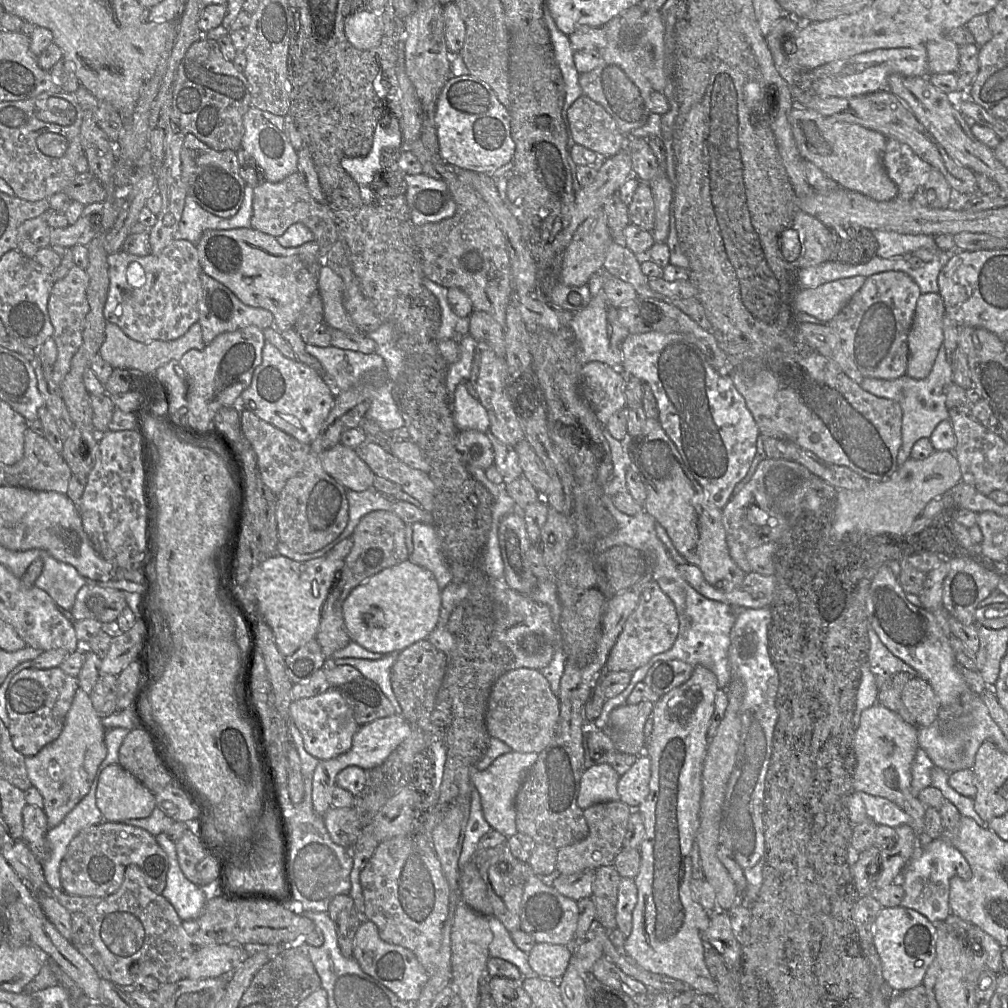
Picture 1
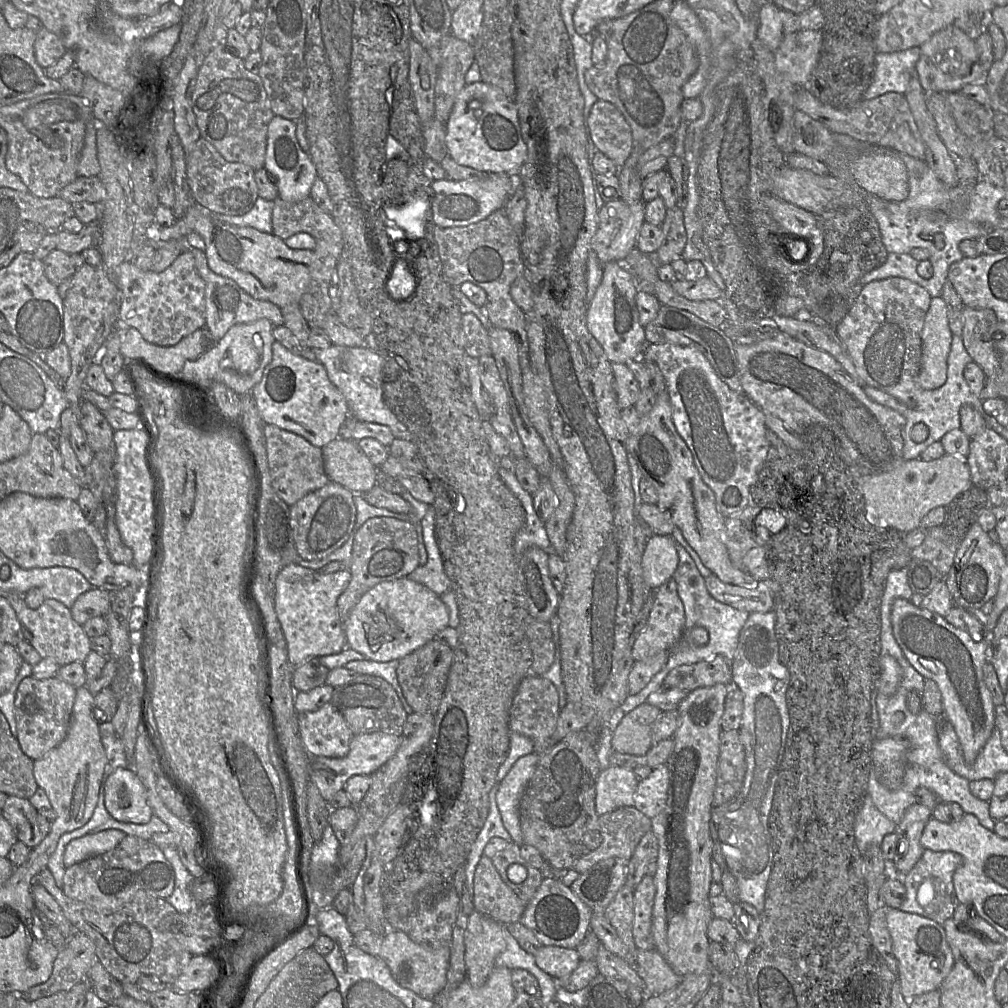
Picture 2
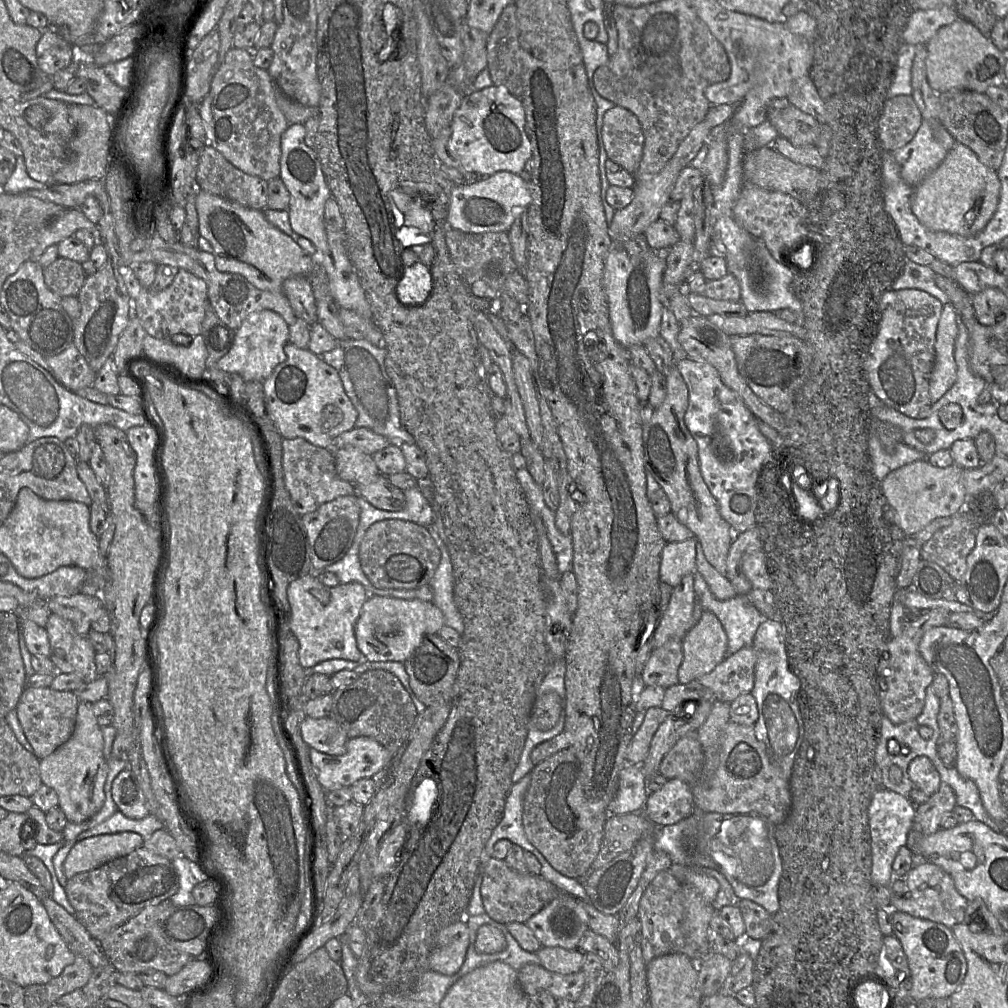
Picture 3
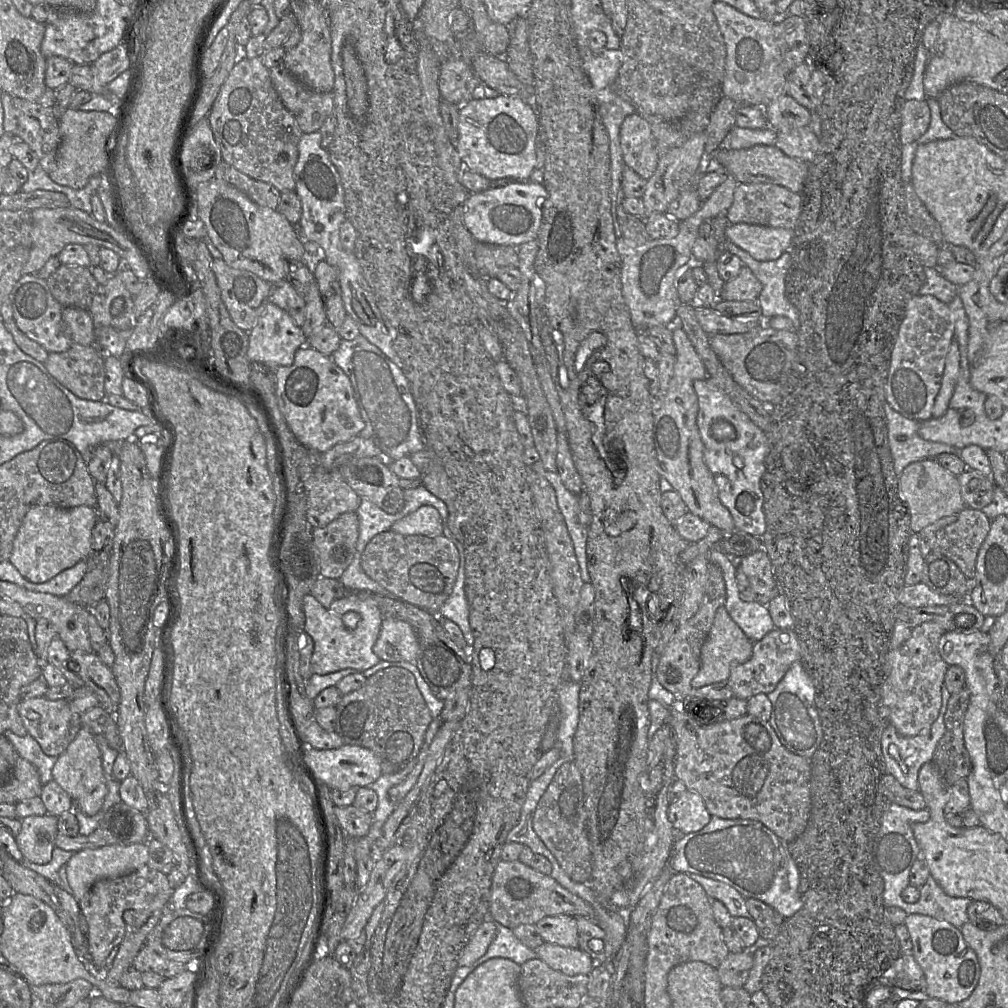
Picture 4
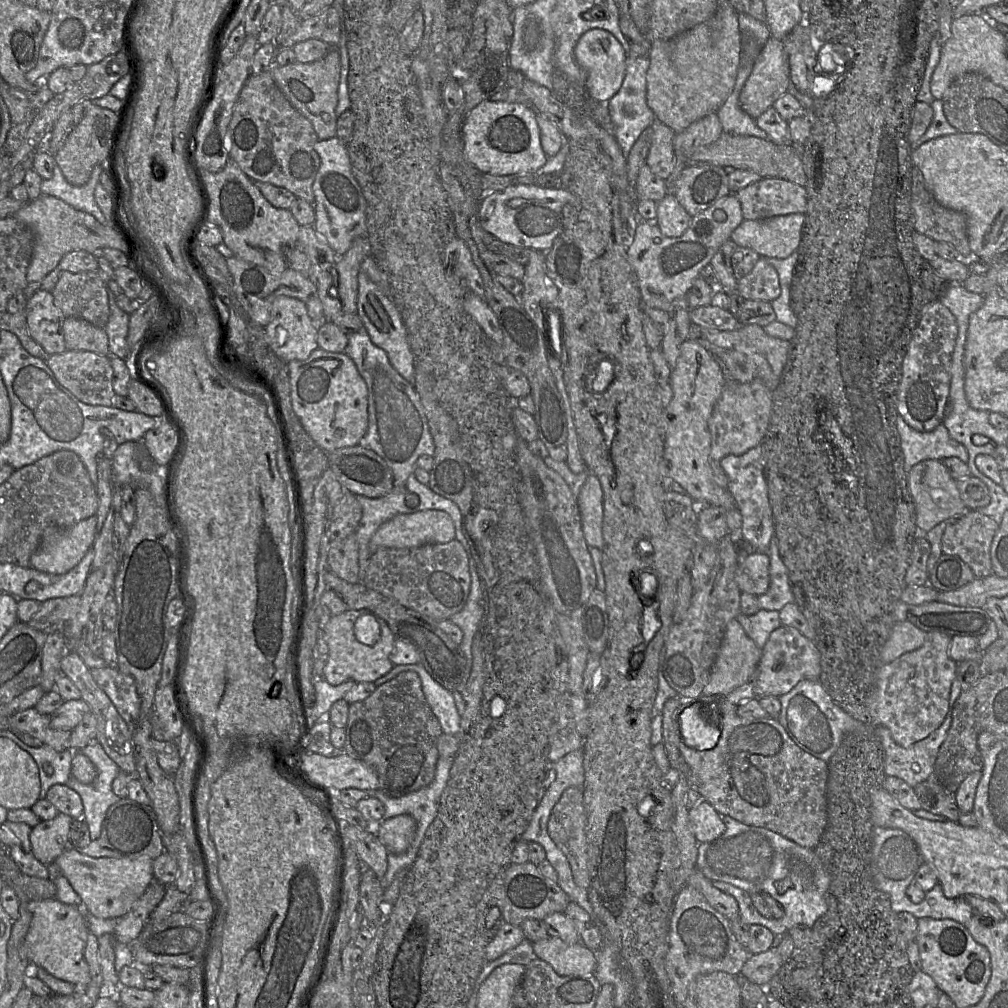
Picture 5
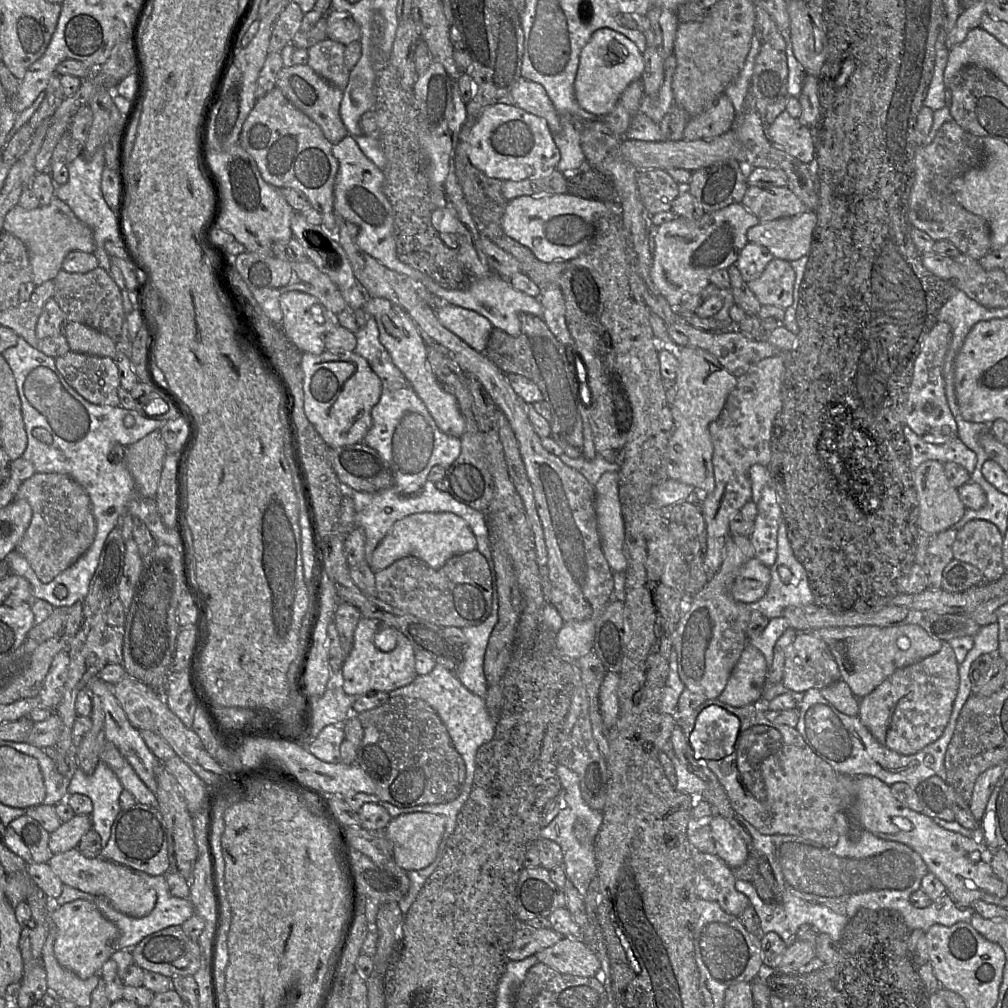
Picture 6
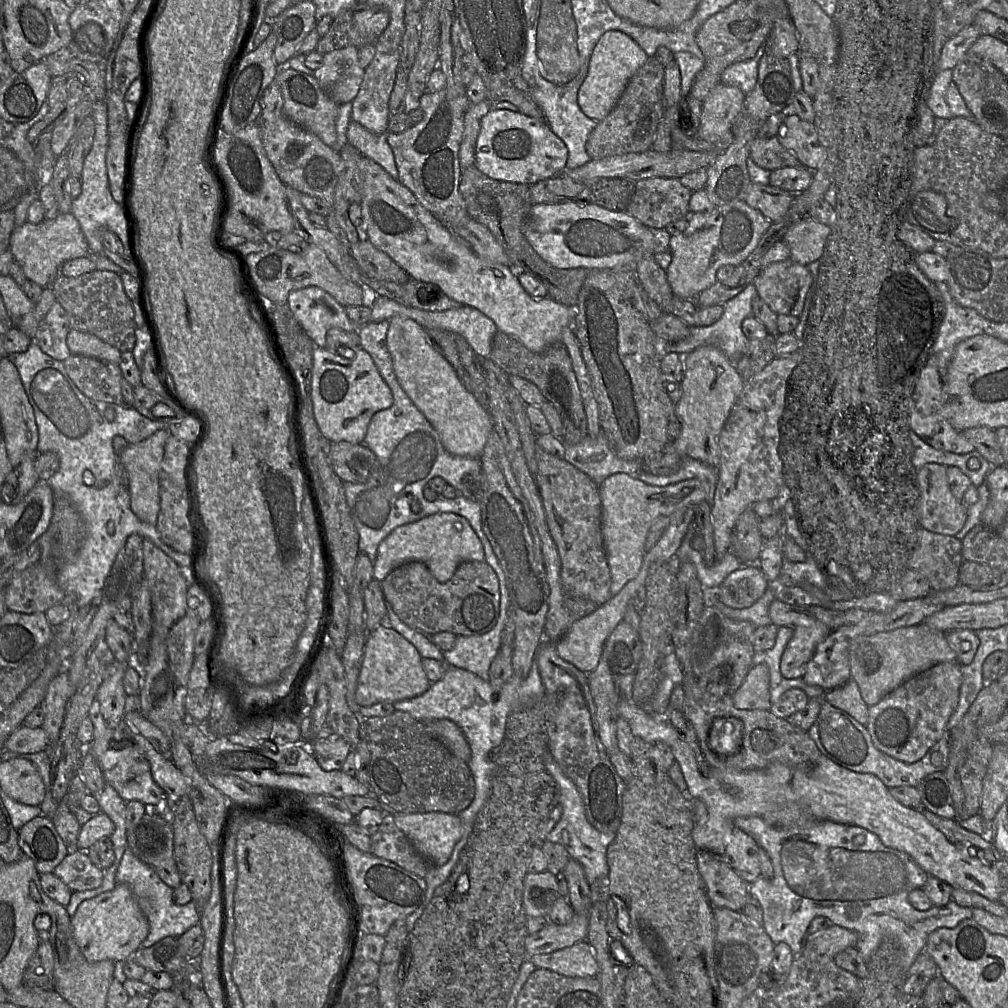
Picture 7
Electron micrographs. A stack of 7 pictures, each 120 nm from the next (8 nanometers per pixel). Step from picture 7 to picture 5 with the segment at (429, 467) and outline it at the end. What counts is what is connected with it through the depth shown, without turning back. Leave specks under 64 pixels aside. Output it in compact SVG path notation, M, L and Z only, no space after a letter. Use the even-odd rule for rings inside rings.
M364 326L358 332L348 336L344 352L353 360L367 386L368 428L361 445L380 456L390 467L394 476L391 491L382 497L368 498L355 495L362 508L362 516L355 532L360 570L367 569L370 539L382 524L398 514L411 514L424 510L442 510L449 514L455 525L459 542L462 543L468 557L473 556L478 567L478 556L474 546L471 546L466 537L463 517L458 506L450 499L435 493L428 485L419 482L413 475L417 468L417 459L421 455L433 456L435 451L426 414L414 386L394 369L387 353L372 343Z

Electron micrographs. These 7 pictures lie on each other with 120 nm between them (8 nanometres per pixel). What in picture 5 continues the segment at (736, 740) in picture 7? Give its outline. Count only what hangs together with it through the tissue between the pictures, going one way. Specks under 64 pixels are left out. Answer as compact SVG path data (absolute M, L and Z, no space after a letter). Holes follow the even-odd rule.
M700 703L680 714L680 729L686 744L696 750L710 750L720 739L721 730L716 722L714 704Z

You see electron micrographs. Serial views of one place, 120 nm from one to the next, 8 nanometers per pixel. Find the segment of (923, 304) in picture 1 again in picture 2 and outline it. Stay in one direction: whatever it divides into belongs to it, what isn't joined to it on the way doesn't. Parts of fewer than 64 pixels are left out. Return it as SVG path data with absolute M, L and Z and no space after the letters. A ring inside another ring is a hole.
M932 297L922 330L922 362L918 378L921 388L933 390L945 384L952 340L946 302L943 297Z

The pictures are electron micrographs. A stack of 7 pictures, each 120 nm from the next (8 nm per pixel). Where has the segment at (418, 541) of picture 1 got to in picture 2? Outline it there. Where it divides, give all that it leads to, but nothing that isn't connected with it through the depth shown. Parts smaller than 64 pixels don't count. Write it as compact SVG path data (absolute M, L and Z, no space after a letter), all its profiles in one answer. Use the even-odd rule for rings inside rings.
M432 505L429 506L420 524L427 561L425 564L419 565L407 577L441 596L451 590L451 582L444 570L443 561L435 539L435 511Z

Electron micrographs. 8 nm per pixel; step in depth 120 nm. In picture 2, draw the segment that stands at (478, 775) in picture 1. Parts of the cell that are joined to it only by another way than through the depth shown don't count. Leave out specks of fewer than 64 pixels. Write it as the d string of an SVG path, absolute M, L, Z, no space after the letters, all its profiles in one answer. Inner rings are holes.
M539 754L520 757L500 780L495 798L504 827L517 845L524 843L520 820L520 802L526 786L536 769Z

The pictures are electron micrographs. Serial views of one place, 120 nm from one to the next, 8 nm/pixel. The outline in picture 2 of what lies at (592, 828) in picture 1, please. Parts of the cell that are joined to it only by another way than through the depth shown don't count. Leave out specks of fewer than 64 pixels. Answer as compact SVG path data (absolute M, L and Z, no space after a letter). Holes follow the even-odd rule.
M624 806L599 815L602 843L596 850L581 857L573 870L584 873L609 858L630 859L642 837L652 830L651 819L635 806Z

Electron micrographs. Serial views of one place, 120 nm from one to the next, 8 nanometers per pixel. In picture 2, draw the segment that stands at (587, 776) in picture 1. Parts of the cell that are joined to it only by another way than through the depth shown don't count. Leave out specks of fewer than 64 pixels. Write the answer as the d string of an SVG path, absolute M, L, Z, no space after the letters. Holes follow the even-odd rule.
M610 765L602 769L596 781L596 811L599 815L624 806L634 806L640 779L628 768Z

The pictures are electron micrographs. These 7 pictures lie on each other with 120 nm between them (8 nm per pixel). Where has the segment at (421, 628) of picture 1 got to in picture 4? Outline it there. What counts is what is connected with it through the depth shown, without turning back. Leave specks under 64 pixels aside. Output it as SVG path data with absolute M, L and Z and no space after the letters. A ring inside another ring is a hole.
M383 617L373 651L380 661L414 663L418 654L418 640L407 622Z

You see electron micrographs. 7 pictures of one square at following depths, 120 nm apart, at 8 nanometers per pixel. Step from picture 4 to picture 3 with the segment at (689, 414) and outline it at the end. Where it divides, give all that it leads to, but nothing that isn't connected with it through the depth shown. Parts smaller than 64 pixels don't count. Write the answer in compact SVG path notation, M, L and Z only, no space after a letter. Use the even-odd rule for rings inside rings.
M664 309L659 335L671 346L674 367L666 376L667 390L662 404L655 409L649 421L643 424L644 464L647 473L662 487L671 503L675 517L695 535L707 561L721 574L726 574L727 556L735 536L731 525L721 516L717 500L707 487L700 471L698 445L687 429L684 416L689 403L687 385L676 363L687 356L678 342L680 323L672 312Z

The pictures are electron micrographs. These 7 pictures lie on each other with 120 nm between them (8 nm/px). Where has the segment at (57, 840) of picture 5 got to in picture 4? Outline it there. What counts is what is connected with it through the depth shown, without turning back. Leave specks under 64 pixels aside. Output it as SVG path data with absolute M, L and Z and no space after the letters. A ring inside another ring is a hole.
M49 814L21 819L21 830L15 840L24 860L42 865L51 861L56 847L57 823L58 817Z

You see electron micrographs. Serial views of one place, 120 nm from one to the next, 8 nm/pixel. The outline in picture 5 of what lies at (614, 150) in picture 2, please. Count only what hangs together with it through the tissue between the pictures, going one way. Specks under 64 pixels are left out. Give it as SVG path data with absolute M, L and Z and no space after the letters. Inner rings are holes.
M654 121L650 128L651 145L645 164L655 175L667 180L675 165L674 132L660 121Z

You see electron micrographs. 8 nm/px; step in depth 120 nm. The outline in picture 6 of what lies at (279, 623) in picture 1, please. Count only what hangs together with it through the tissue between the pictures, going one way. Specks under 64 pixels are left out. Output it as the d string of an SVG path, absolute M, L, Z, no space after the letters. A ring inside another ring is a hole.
M362 617L354 632L353 648L345 658L340 671L342 689L351 696L361 696L370 691L390 693L406 686L417 677L415 649L398 630L378 619Z

